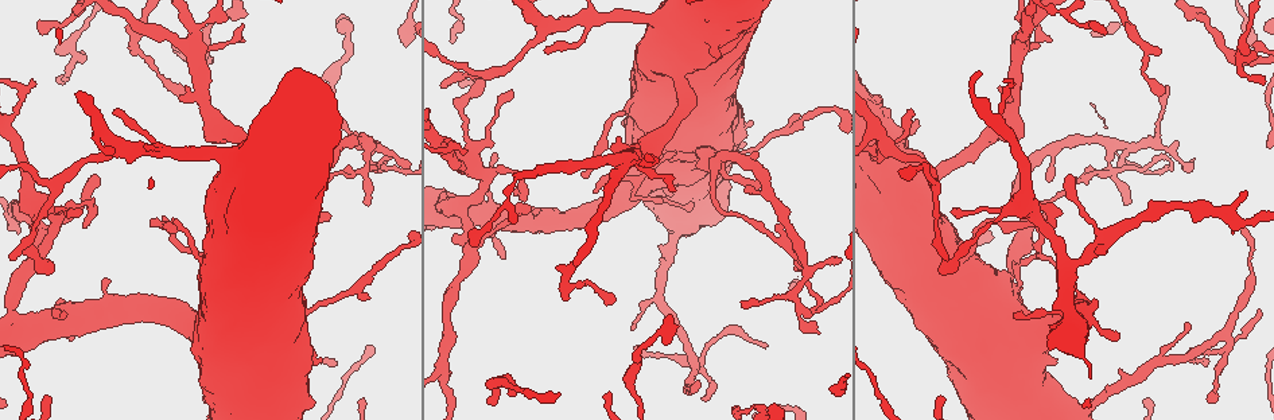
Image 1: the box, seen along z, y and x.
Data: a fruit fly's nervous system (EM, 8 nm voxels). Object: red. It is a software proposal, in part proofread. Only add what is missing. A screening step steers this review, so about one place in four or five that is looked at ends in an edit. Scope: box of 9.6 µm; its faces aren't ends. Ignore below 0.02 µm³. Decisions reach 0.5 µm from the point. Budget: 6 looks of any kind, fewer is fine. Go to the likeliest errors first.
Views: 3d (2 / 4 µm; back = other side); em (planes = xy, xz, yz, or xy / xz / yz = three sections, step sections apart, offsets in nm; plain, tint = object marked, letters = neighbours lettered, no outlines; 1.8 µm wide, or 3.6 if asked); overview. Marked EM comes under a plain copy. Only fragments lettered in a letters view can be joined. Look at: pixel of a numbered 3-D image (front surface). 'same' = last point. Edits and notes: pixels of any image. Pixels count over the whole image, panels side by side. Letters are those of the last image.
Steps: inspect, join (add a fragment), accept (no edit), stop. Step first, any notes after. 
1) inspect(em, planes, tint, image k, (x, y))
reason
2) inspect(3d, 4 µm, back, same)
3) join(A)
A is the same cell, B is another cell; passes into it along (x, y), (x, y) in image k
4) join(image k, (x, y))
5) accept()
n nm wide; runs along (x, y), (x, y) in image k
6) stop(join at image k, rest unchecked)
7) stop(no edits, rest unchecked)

inspect(em, 3.6 µm, planes, letters, image 1, (1008, 283))
touches itself

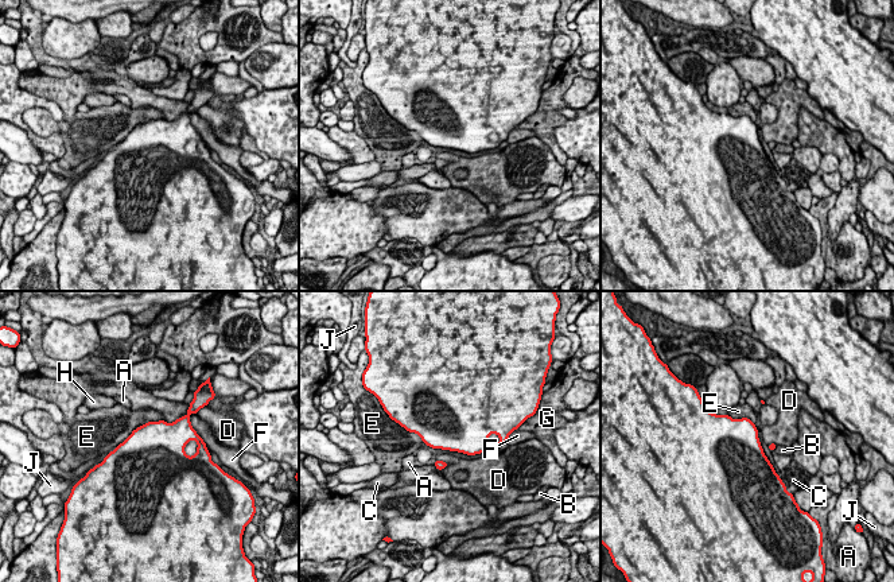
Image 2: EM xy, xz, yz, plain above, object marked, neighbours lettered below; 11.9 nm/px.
accept()
500 nm wide; A, B, C, D, E, F, G, H and J are other cells; border along (436, 458), (446, 462), (447, 466) in image 2; no lettered fragment goes on from it

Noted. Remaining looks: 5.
inspect(em, yz, step 4, letters, image 1, (763, 344))
free end

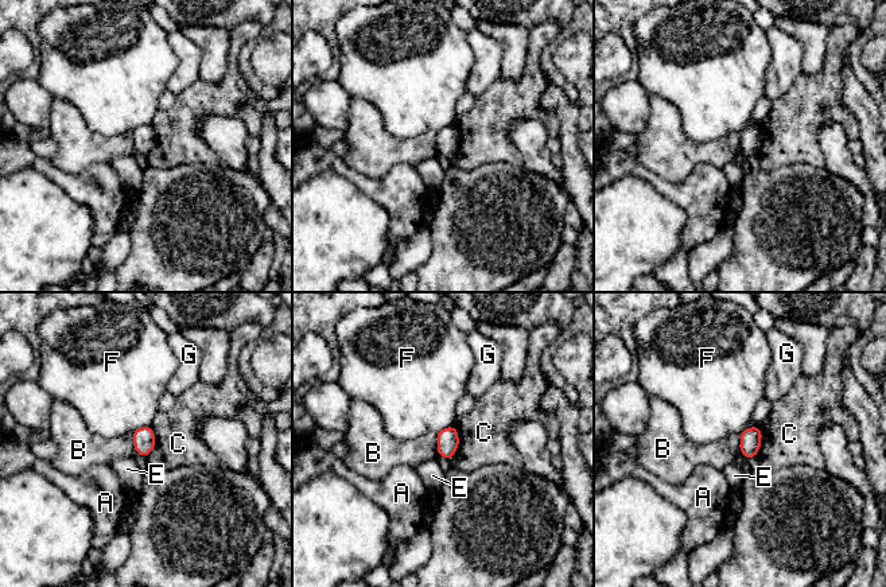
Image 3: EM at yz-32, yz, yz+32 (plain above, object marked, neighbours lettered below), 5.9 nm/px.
inspect(em, xz, step 8, letters, same)

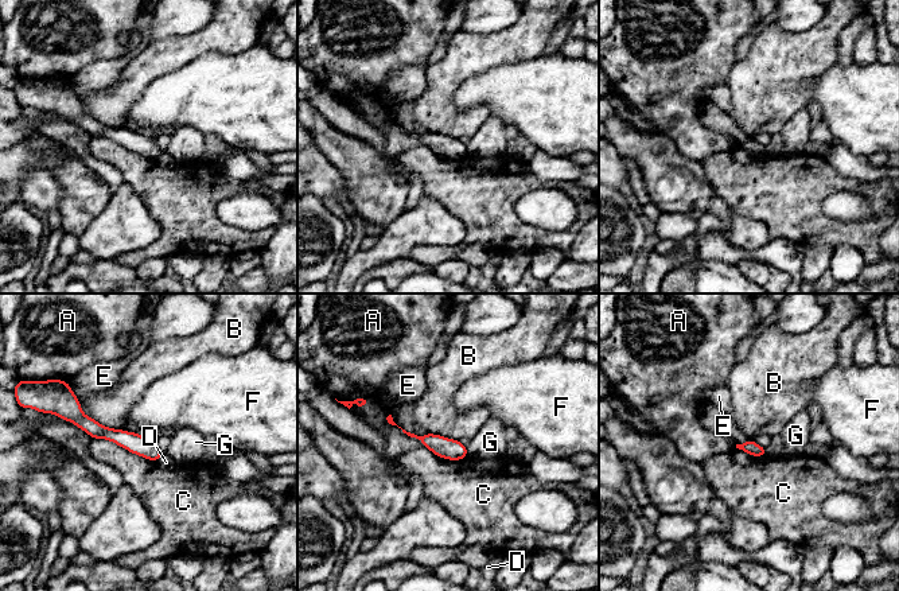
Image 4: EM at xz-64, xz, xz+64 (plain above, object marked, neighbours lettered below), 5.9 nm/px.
accept()
A, B, C, D, E, F and G are other cells; border along (77, 397), (86, 415), (113, 428) in image 4; no lettered fragment goes on from it

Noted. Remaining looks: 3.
inspect(em, planes, letters, image 1, (798, 113))
an open end

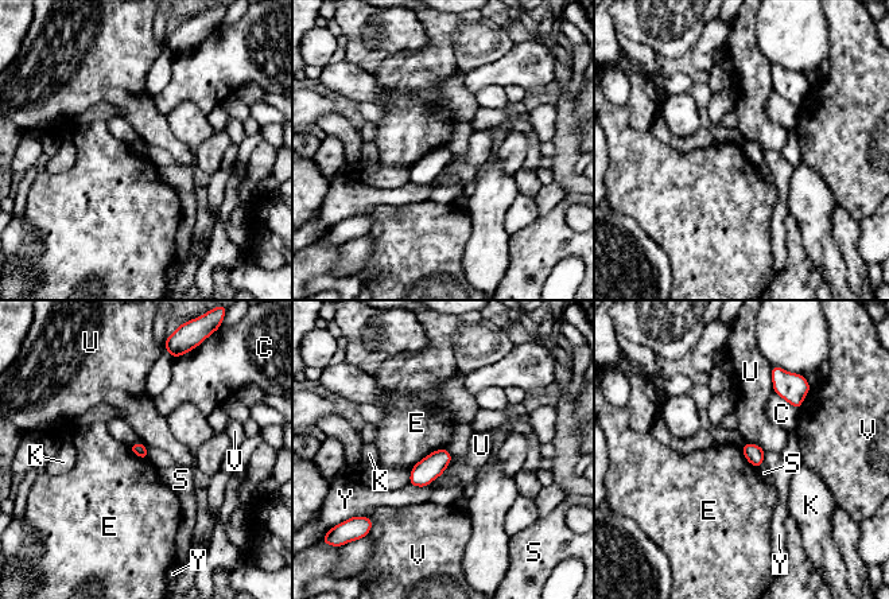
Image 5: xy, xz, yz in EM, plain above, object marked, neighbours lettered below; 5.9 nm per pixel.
accept()
Y touches over 240 nm; C, E, K, S, U, V and Y are other cells; border along (445, 447), (429, 452), (411, 469) in image 5; no lettered fragment goes on from it

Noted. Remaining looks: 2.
stop(no edits, rest unchecked)

